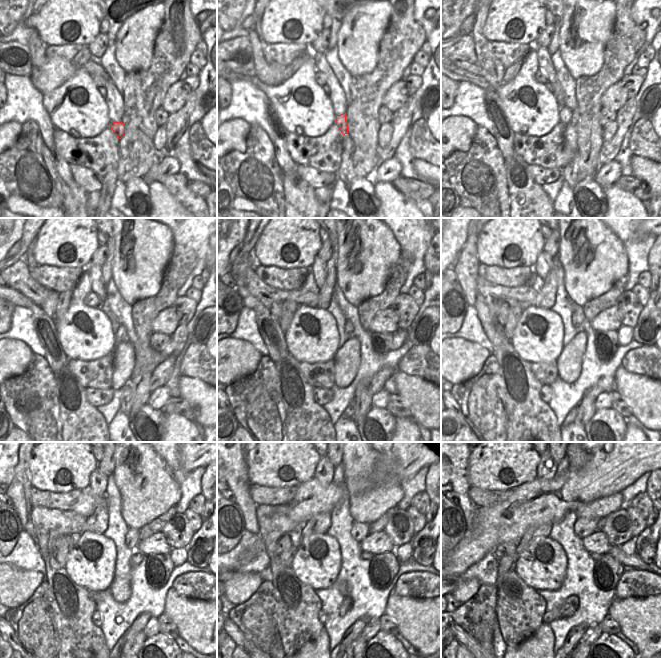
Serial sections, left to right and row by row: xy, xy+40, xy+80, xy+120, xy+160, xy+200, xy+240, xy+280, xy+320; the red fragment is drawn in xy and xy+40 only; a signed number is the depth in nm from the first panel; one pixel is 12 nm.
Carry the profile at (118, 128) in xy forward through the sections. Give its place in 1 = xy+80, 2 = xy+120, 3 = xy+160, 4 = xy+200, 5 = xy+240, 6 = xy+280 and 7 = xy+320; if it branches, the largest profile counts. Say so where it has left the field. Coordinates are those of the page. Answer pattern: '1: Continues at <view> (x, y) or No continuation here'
1: Continues at xy+80 (565, 113)
2: Continues at xy+120 (120, 335)
3: Continues at xy+160 (348, 326)
4: Continues at xy+200 (578, 317)
5: Continues at xy+240 (131, 539)
6: Continues at xy+280 (359, 531)
7: Continues at xy+320 (583, 527).

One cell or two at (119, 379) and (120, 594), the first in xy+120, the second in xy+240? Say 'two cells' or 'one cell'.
one cell

